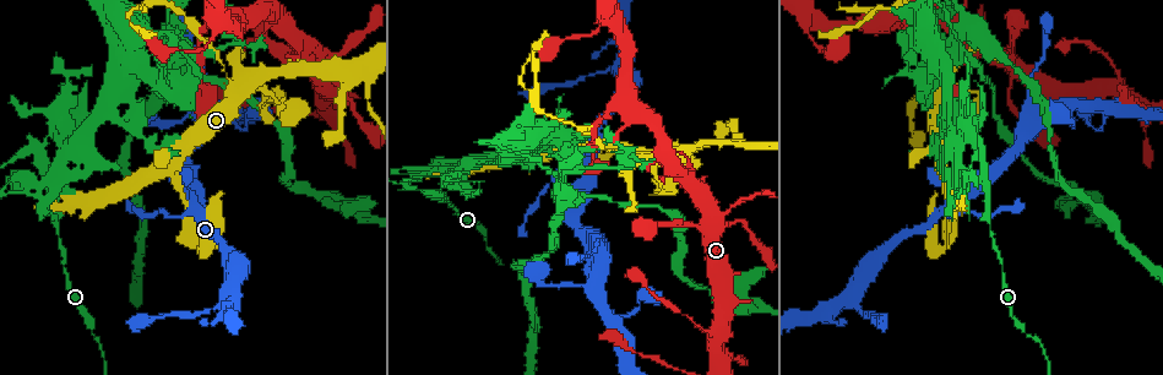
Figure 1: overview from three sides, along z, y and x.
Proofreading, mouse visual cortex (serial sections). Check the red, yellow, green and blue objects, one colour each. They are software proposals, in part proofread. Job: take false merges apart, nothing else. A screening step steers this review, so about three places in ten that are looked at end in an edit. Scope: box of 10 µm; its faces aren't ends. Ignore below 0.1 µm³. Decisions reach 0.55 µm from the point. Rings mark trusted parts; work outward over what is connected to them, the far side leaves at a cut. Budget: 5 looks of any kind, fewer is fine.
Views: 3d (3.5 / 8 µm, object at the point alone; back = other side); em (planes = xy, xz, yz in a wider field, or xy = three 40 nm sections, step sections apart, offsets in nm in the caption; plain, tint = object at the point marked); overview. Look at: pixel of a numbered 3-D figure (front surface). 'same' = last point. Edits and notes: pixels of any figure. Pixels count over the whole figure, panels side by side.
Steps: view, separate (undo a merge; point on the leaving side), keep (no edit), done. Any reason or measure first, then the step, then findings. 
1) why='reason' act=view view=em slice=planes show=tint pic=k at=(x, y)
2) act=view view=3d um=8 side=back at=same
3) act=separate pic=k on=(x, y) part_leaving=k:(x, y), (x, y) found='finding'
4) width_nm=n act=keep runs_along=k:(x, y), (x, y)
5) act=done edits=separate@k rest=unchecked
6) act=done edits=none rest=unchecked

why='sharp bend' act=view view=3d um=3.5 pic=1 at=(279, 103)

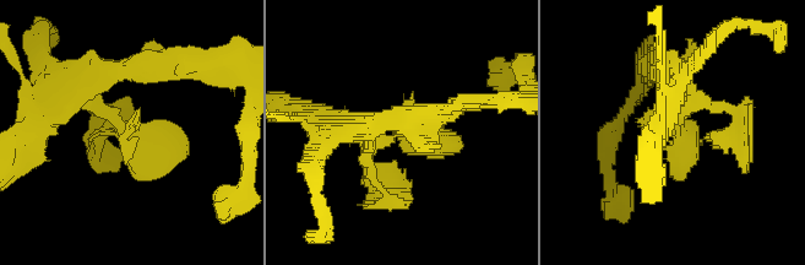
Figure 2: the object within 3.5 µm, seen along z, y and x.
act=view view=em slice=xy step=3 show=tint pic=2 at=(400, 138)

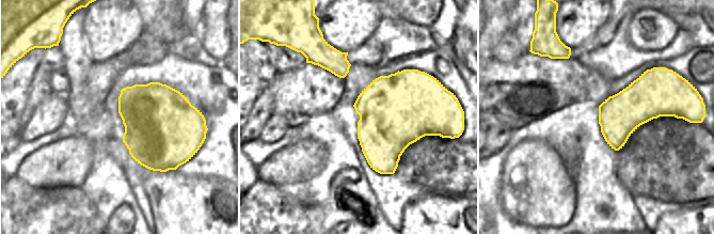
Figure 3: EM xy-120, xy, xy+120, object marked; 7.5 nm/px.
act=keep runs_along=2:(68, 98), (117, 117), (150, 180) found='all the same cell'

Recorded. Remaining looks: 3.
why='side arm on a straight run' act=view view=3d um=3.5 pic=1 at=(732, 143)

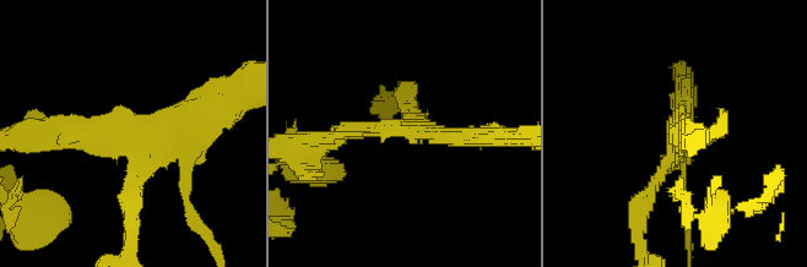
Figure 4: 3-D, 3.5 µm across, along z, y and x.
act=view view=em slice=xy step=1 show=plain pic=4 at=(125, 135)

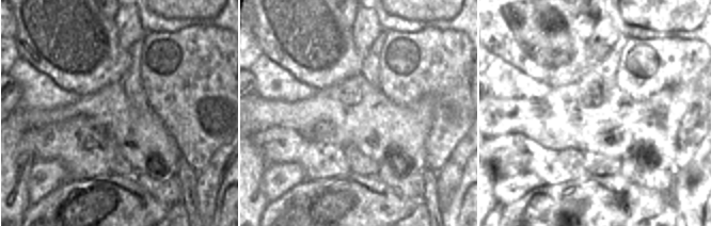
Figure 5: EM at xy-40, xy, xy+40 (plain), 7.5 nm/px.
why='where the object lies' act=view view=em slice=xy step=1 show=tint at=same

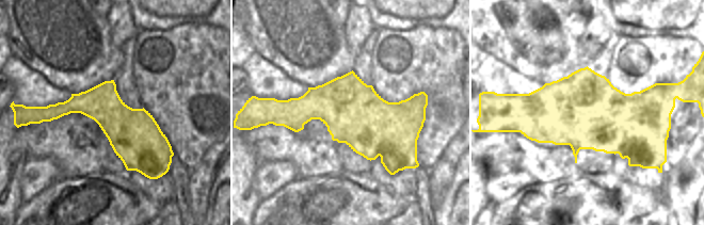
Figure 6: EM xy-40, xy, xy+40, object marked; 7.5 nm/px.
act=keep runs_along=4:(48, 137), (164, 137), (202, 114) found='one cell here'

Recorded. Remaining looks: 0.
act=done edits=none rest=unchecked

